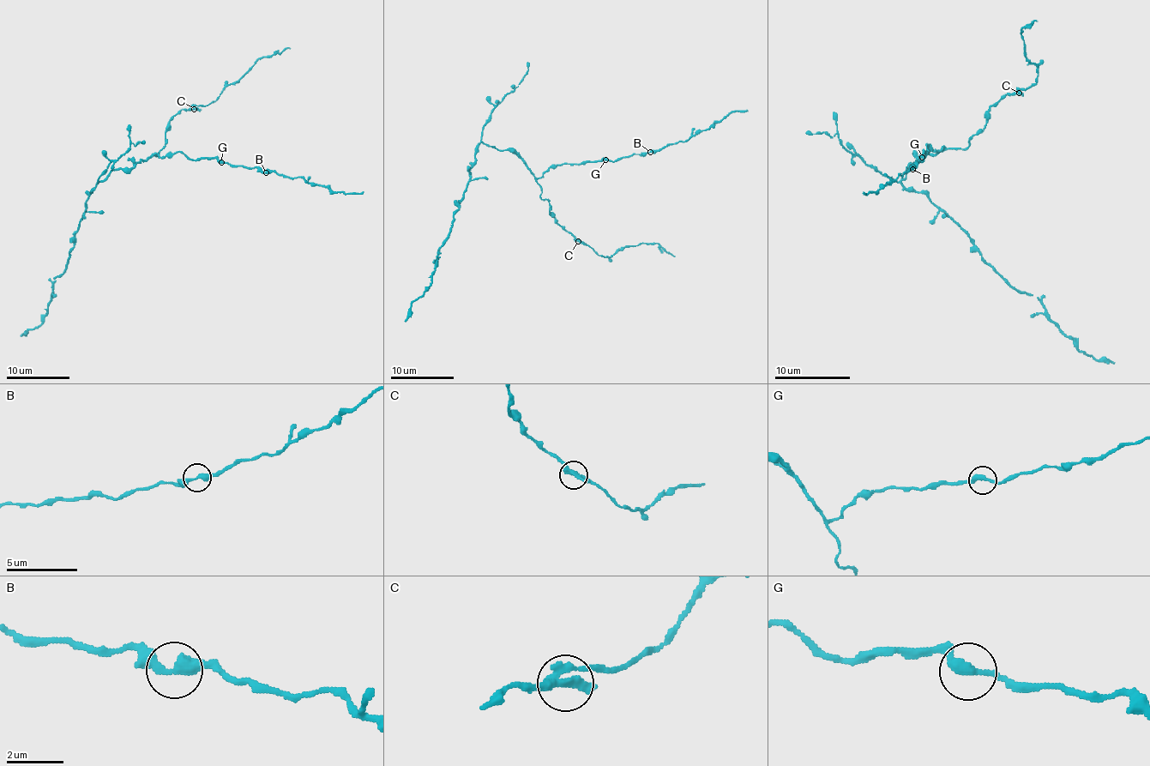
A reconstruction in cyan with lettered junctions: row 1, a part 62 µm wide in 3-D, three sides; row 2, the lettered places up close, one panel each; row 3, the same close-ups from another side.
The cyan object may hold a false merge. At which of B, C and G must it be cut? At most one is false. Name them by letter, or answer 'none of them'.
C

